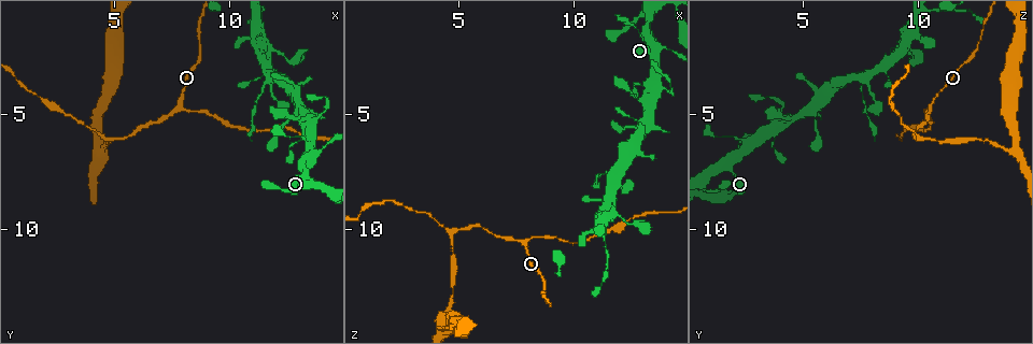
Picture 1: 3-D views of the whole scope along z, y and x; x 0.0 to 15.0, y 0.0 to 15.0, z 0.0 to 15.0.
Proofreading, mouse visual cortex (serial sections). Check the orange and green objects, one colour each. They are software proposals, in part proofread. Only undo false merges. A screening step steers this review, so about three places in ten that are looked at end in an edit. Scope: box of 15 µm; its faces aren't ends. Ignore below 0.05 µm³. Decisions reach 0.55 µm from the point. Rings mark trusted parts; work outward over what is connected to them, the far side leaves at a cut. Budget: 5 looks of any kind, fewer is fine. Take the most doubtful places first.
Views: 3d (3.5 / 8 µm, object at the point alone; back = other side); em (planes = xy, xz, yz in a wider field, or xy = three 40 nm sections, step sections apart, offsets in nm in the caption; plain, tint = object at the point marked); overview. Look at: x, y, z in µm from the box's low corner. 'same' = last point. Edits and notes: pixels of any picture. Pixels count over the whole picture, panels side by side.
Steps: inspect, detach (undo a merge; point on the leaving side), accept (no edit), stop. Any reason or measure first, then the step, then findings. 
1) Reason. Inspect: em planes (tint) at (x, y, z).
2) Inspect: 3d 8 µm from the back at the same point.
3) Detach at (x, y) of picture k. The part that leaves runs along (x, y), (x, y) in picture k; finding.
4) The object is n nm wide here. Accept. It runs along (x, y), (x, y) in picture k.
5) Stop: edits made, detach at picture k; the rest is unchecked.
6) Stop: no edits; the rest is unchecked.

A fork. Inspect: 3d 3.5 µm at (7.8, 4.6, 10.5).

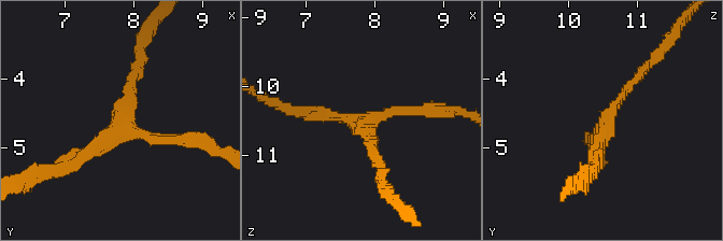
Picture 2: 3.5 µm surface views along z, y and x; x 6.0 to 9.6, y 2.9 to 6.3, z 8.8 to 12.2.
3 arms meet here; the arms are 150, 150, 200 nm wide. Inspect: em planes (plain) at (7.80, 4.65, 10.60).

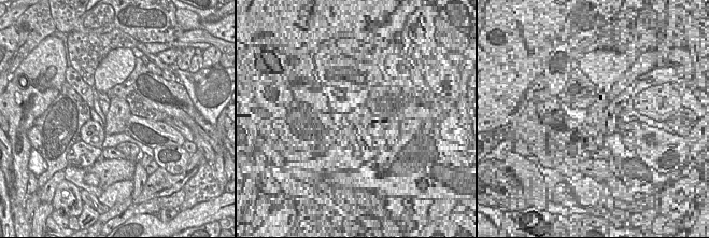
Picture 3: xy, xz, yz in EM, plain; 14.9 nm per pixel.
Inspect: em planes (tint) at the same point.

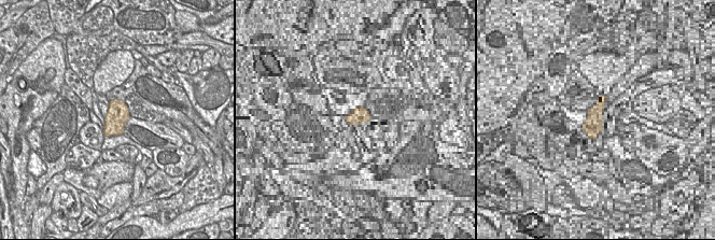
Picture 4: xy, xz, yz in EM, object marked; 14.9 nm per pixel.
Accept. It runs along (137, 69), (121, 129), (64, 169) in picture 2; one cell here.

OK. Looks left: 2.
Four-way junction. Inspect: 3d 3.5 µm at (11.8, 3.3, 7.8).

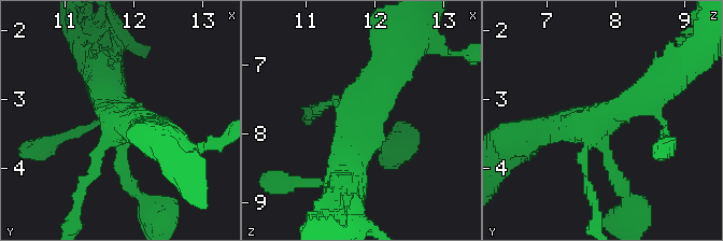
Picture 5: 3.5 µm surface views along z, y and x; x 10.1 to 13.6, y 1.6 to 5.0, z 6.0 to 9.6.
4 arms meet here; the arms are 100, 200, 450, 500 nm wide; need the tissue. Inspect: em xy step 5 (tint) at (11.85, 3.35, 7.70).

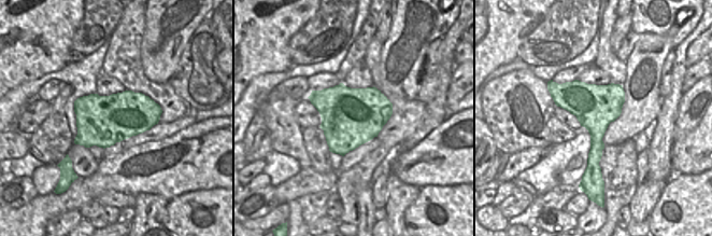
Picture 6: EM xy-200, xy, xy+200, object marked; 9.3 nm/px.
Detach at (83, 185) of picture 5. The part that leaves runs along (102, 149), (69, 225) in picture 5; a second cell is stuck on.

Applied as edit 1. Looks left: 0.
Stop: edits made, detach at picture 5; the rest is unchecked.

